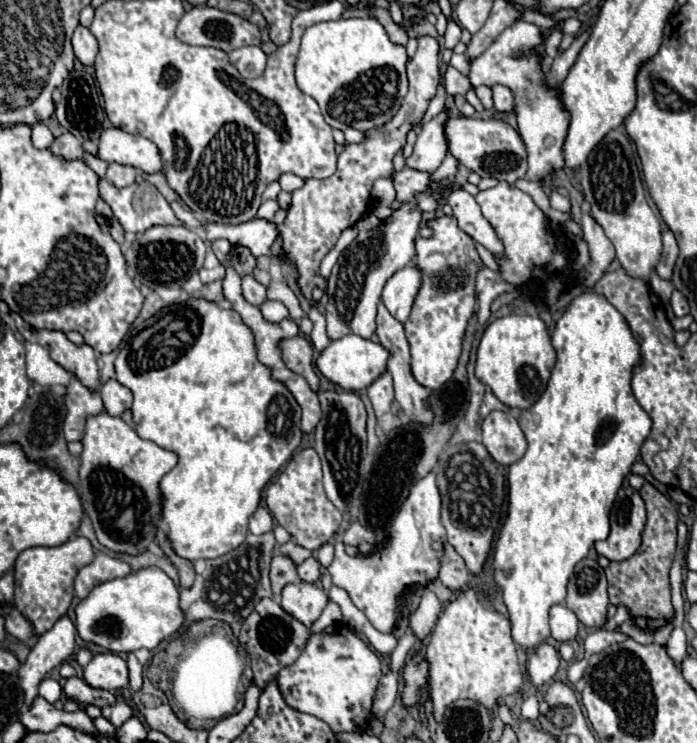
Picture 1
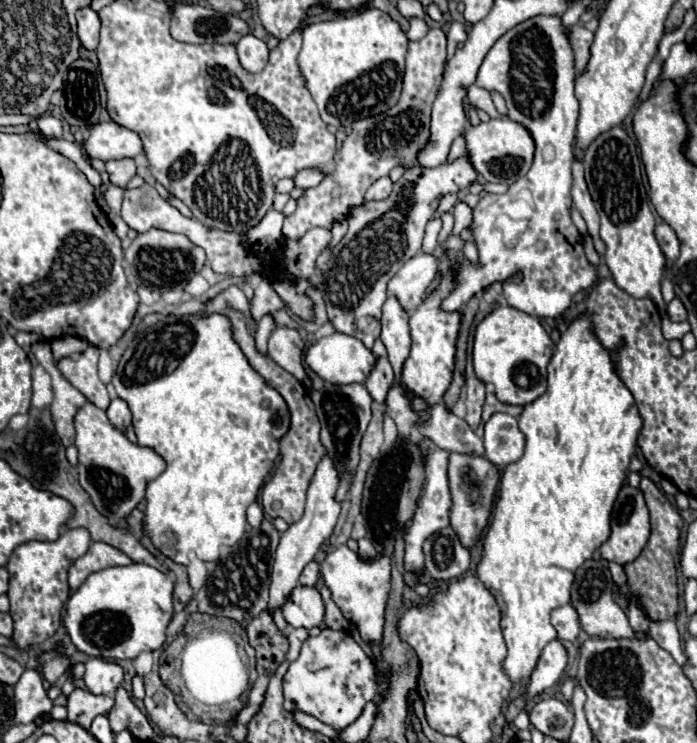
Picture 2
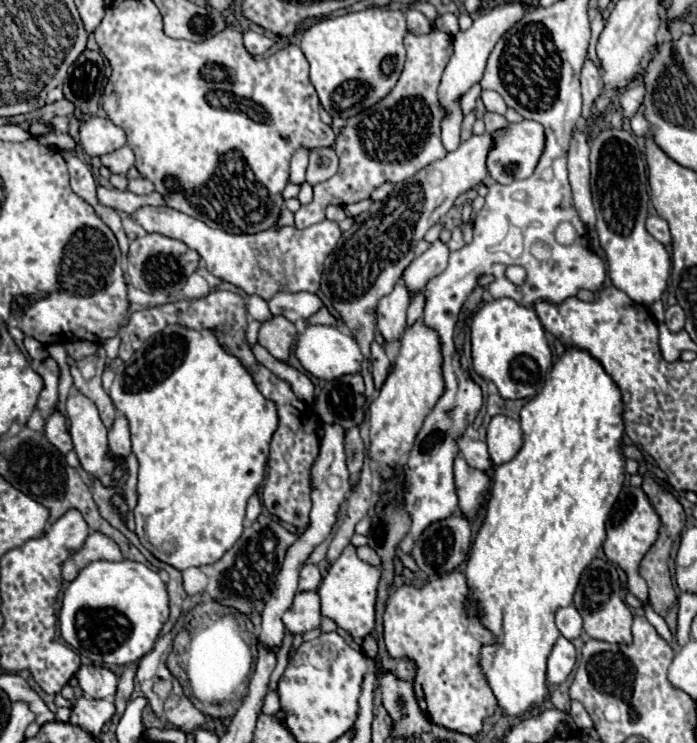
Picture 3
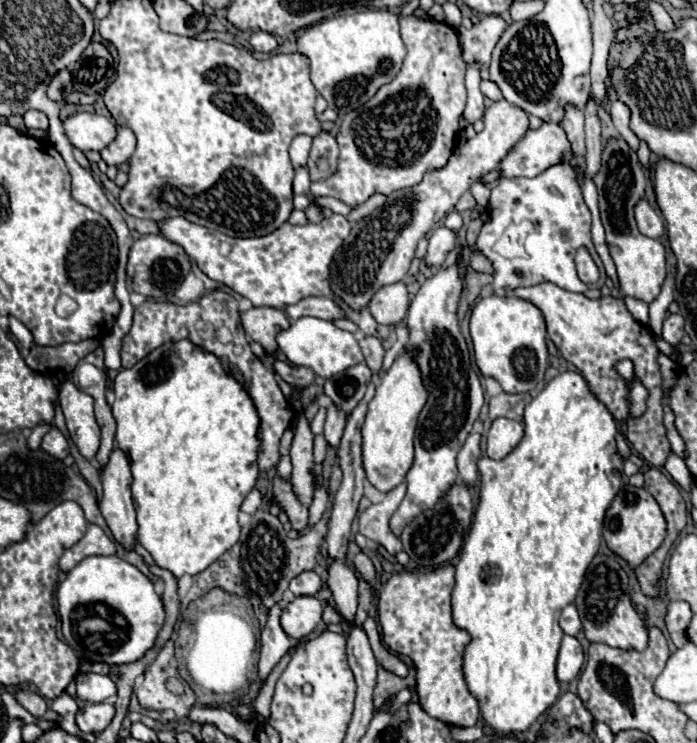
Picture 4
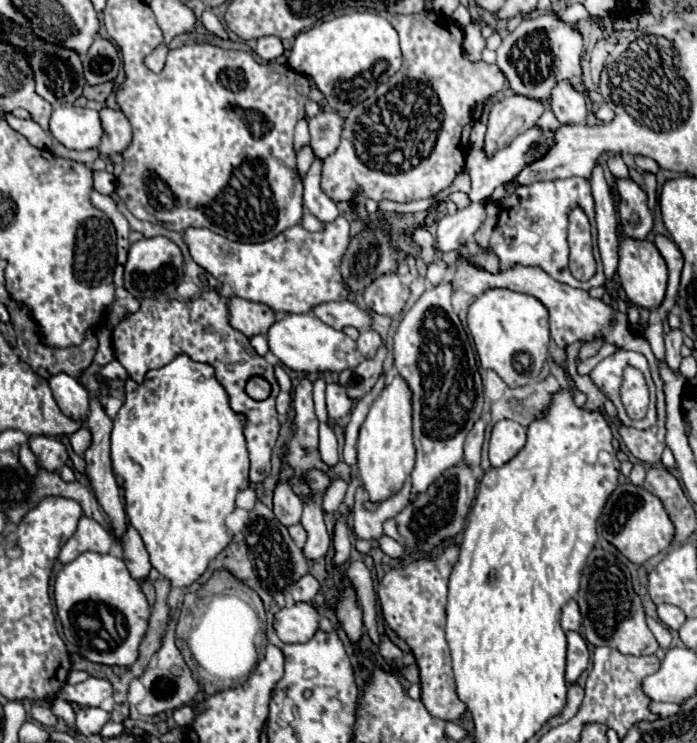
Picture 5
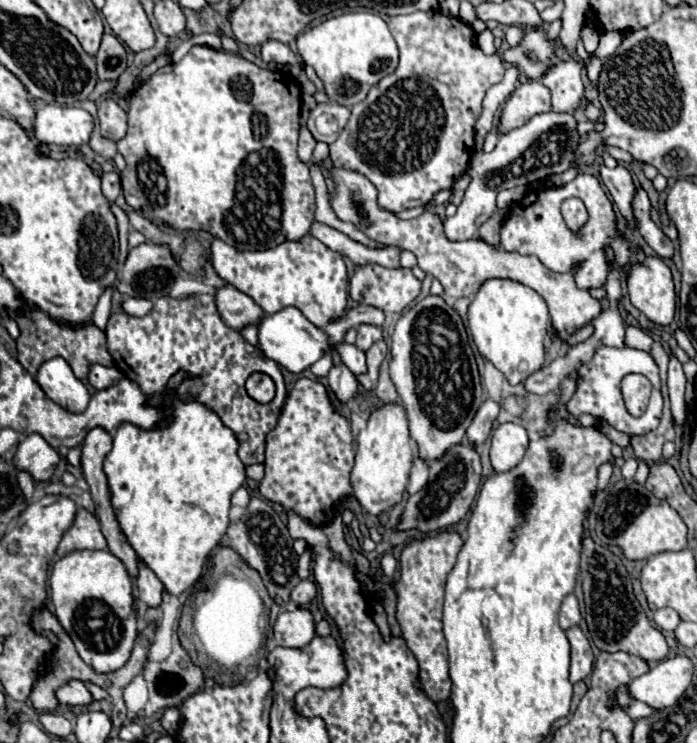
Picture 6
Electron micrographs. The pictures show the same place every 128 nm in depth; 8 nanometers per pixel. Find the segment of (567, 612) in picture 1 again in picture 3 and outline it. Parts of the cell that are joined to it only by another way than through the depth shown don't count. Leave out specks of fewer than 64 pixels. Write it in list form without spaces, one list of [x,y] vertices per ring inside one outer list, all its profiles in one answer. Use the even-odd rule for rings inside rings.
[[[566,606],[556,612],[556,626],[560,634],[568,640],[574,640],[582,634],[582,618],[574,606]]]

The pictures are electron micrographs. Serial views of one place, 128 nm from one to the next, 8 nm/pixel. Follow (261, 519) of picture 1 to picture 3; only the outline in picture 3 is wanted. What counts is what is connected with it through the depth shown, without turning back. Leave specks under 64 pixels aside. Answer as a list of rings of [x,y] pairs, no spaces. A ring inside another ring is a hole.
[[[254,494],[254,496],[250,496],[248,506],[246,506],[246,518],[248,518],[250,522],[254,522],[260,512],[262,512],[262,504],[260,504],[260,498]]]

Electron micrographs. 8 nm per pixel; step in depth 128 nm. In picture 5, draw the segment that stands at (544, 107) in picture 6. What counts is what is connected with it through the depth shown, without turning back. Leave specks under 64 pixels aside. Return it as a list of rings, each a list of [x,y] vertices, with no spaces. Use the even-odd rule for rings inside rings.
[[[510,94],[490,108],[488,132],[486,132],[486,152],[492,152],[508,146],[520,132],[526,132],[542,116],[544,104],[536,98]]]

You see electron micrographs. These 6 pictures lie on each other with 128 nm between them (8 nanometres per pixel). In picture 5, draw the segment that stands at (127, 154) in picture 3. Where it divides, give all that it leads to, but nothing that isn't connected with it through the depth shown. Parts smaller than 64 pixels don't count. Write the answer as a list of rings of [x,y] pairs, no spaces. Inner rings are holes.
[[[104,106],[100,110],[100,120],[102,120],[102,130],[104,130],[102,142],[100,142],[100,154],[110,156],[114,152],[122,152],[132,140],[128,118],[120,110],[112,110]]]

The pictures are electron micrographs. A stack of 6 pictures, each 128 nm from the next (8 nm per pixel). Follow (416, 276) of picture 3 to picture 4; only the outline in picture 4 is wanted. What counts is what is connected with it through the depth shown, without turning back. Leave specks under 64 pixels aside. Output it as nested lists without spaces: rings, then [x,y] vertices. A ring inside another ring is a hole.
[[[438,226],[430,240],[428,240],[428,252],[426,252],[426,264],[428,266],[440,266],[450,250],[454,250],[458,240],[458,234],[446,226]]]

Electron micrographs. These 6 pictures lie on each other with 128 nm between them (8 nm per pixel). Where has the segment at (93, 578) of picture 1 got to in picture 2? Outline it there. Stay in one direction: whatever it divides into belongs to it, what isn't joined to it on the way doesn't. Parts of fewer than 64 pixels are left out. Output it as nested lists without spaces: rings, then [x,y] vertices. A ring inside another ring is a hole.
[[[92,542],[88,552],[84,556],[80,556],[78,560],[74,560],[70,572],[68,572],[68,584],[72,590],[76,590],[88,574],[100,570],[100,568],[108,568],[108,566],[124,566],[124,564],[132,564],[132,560],[128,556],[124,556],[124,552],[120,552],[118,548],[104,544],[104,542]]]

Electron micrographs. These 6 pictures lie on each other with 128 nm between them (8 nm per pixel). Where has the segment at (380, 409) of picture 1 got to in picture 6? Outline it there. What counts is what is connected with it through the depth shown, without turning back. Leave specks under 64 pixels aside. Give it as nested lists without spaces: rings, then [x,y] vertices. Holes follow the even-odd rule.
[[[362,324],[358,326],[358,338],[356,338],[356,346],[360,350],[368,350],[374,342],[378,342],[382,338],[382,330],[378,326],[372,326],[372,324]]]

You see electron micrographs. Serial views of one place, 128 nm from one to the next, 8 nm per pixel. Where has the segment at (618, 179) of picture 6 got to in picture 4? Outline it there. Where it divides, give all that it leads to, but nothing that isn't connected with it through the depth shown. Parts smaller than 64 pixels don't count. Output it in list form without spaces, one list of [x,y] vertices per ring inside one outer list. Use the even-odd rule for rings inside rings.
[[[646,198],[638,200],[638,204],[634,206],[634,218],[636,218],[638,230],[640,230],[644,236],[660,238],[660,236],[664,234],[664,222],[662,222],[662,218],[656,214],[656,210],[648,204]]]

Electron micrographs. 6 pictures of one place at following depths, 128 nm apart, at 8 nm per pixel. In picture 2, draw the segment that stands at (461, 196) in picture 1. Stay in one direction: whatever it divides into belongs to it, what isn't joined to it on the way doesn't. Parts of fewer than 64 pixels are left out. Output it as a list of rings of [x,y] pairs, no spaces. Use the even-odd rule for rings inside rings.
[[[458,202],[454,206],[454,230],[452,230],[452,236],[458,236],[462,228],[470,226],[470,222],[472,222],[472,210],[464,202]]]

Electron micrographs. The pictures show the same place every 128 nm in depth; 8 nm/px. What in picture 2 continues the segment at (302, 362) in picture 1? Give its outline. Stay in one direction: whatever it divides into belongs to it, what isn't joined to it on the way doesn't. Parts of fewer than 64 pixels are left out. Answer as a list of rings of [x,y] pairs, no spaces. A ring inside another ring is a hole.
[[[286,326],[274,328],[268,340],[268,356],[286,372],[296,376],[302,384],[310,386],[310,380],[306,378],[306,372],[302,366],[302,354],[304,354],[304,342],[296,328],[286,328]]]

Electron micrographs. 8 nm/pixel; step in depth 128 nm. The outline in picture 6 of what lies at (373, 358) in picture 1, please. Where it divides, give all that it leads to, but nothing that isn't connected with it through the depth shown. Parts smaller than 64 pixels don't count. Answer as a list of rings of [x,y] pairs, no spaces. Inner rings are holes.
[[[292,306],[276,314],[264,316],[258,324],[258,340],[264,356],[268,356],[270,360],[278,362],[280,366],[284,366],[288,372],[294,372],[294,374],[310,368],[328,348],[326,334],[320,328],[316,328],[298,308],[292,308]],[[346,342],[338,344],[336,350],[340,352],[342,362],[354,372],[354,374],[366,374],[368,366],[366,366],[366,354],[362,350],[358,350],[356,346],[350,346]]]

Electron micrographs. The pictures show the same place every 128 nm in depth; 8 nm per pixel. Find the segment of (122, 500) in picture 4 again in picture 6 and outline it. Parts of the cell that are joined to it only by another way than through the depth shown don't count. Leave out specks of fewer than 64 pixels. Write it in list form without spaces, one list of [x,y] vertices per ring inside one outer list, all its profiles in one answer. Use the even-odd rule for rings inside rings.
[[[142,564],[140,566],[140,574],[138,574],[138,580],[136,580],[136,586],[138,586],[138,600],[146,606],[146,608],[154,608],[154,606],[160,606],[162,604],[162,582],[156,578],[156,574],[148,568],[144,568]]]

